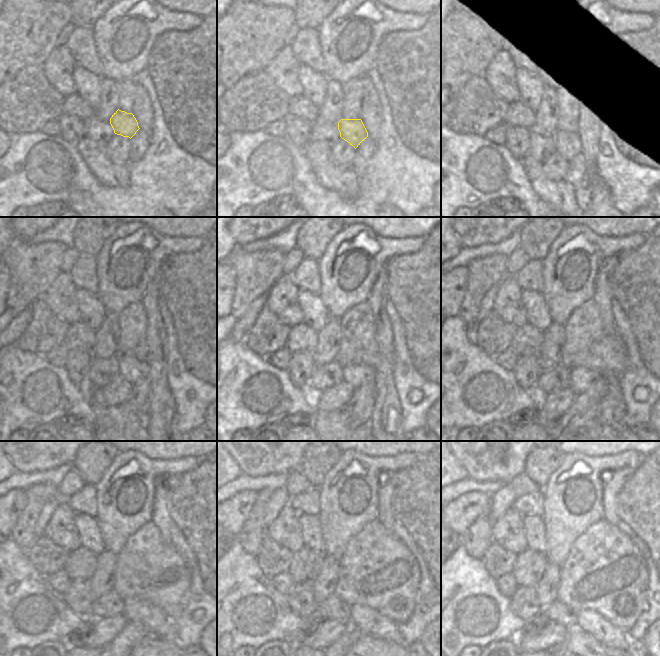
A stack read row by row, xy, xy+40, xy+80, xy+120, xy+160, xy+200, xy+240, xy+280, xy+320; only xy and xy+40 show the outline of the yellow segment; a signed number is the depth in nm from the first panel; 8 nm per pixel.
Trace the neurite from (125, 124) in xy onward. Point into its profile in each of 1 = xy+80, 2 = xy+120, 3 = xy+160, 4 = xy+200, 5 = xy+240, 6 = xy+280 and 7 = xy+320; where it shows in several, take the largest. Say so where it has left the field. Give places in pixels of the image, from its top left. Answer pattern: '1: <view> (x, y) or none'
1: xy+80 (589, 146)
2: xy+120 (132, 368)
3: xy+160 (355, 375)
4: xy+200 (582, 379)
5: xy+240 (158, 624)
6: xy+280 (369, 621)
7: xy+320 (589, 621)

